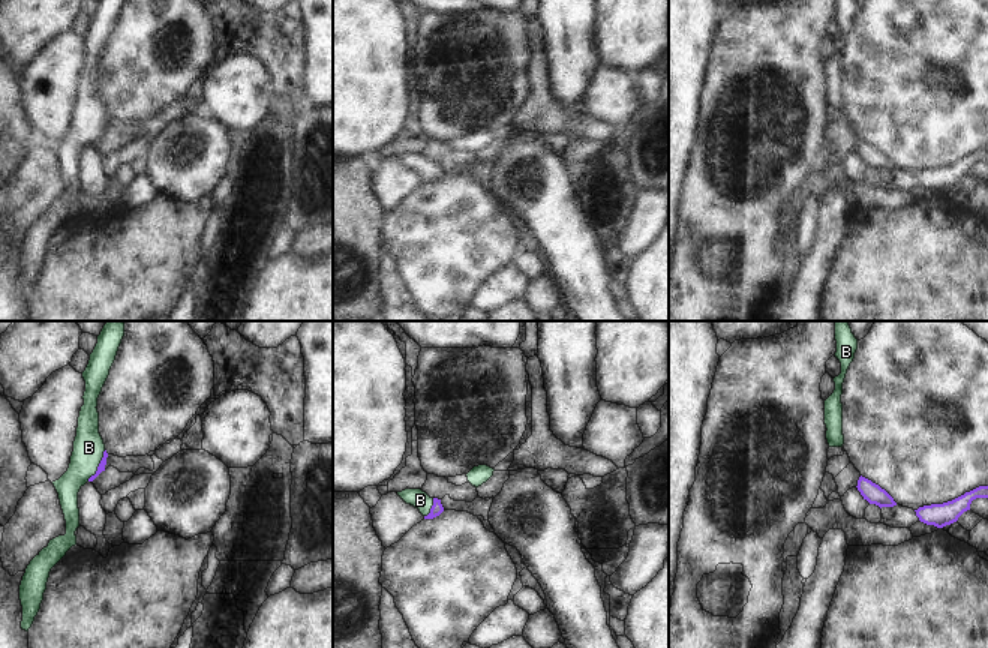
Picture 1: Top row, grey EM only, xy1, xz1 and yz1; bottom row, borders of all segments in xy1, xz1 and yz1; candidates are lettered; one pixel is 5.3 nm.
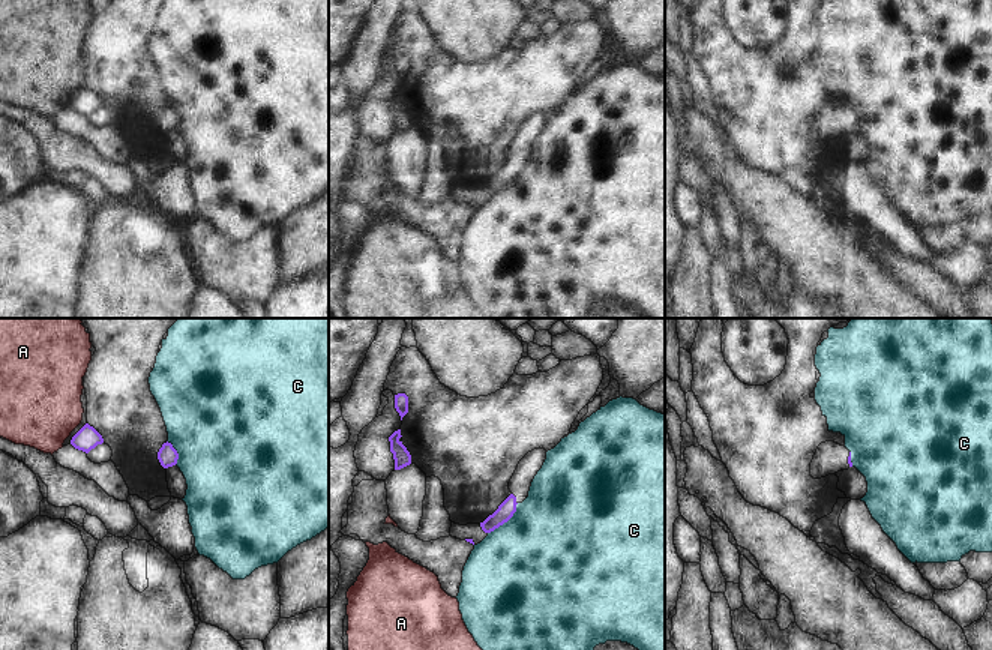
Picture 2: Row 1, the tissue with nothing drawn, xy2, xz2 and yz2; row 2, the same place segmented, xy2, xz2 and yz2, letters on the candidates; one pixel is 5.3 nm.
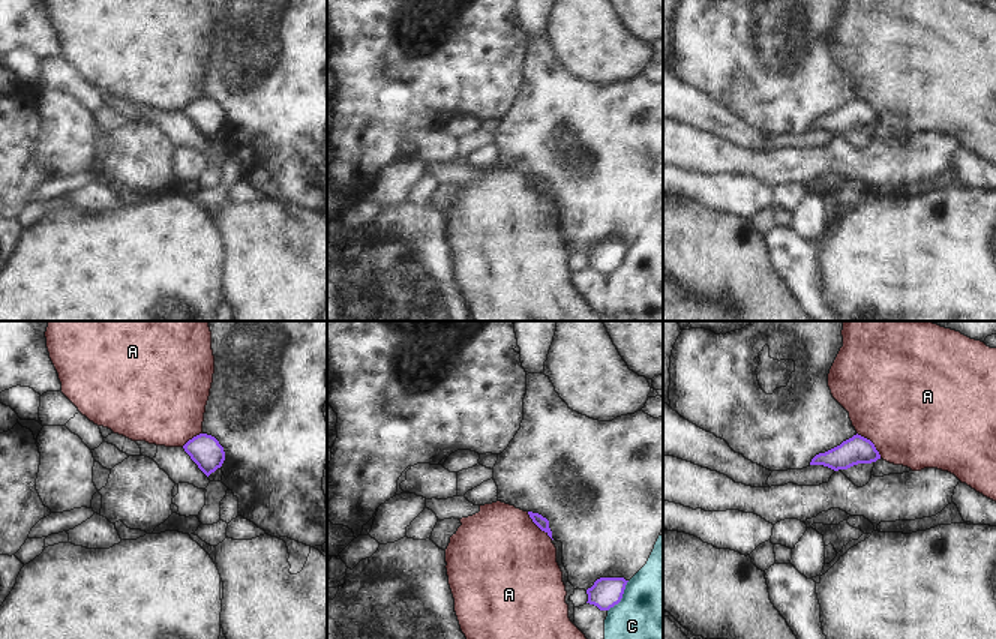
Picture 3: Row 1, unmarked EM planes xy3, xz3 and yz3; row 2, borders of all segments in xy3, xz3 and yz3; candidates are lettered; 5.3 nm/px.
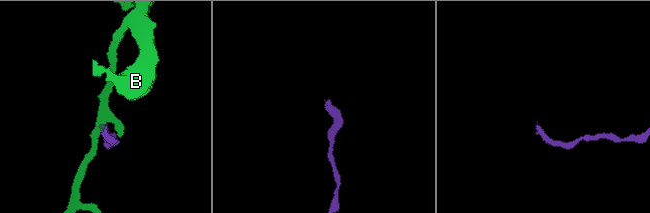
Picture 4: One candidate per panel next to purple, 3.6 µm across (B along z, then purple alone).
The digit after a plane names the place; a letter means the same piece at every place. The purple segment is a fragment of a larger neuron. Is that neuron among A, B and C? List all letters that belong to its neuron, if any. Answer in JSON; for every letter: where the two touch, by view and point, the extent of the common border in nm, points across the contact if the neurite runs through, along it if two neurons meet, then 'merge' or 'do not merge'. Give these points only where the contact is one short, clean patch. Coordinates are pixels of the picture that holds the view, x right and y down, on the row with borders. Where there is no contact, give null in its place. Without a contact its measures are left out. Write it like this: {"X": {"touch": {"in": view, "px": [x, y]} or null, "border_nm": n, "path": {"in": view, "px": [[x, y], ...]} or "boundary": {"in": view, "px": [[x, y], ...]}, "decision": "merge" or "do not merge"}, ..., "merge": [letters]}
{"A": {"touch": {"in": "xz3", "px": [539, 527]}, "border_nm": 200, "boundary": {"in": "xz3", "px": [[527, 512], [552, 539]]}, "decision": "do not merge"}, "B": {"touch": {"in": "xy1", "px": [99, 465]}, "border_nm": 190, "path": {"in": "xy1", "px": [[102, 464], [99, 465], [89, 455], [89, 447]]}, "decision": "merge"}, "C": {"touch": {"in": "xz2", "px": [506, 521]}, "border_nm": 240, "boundary": {"in": "xz2", "px": [[518, 503], [514, 514], [488, 533]]}, "decision": "do not merge"}, "merge": ["B"]}

